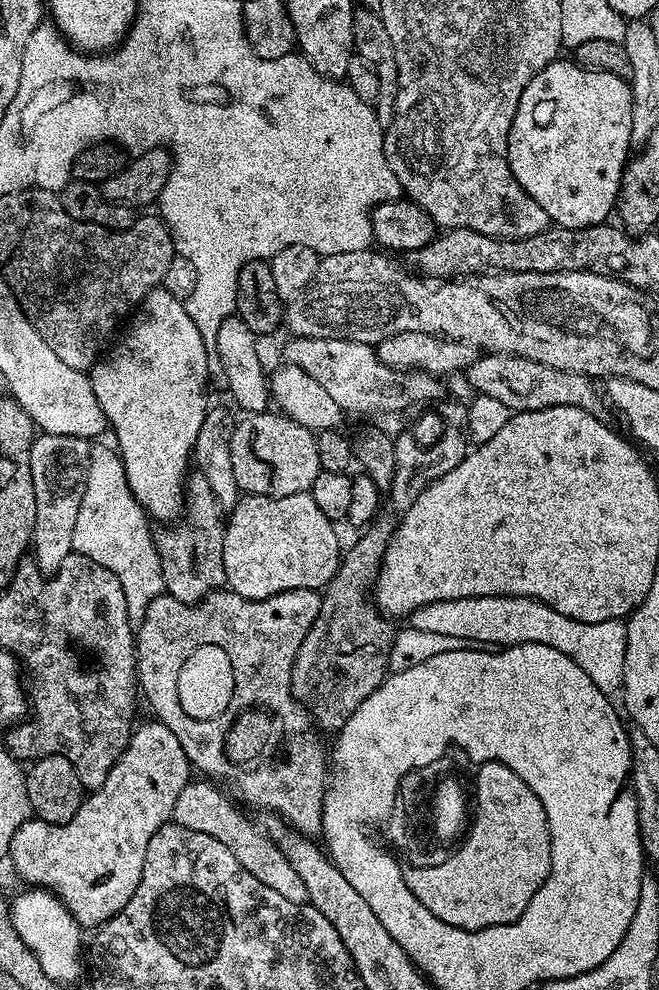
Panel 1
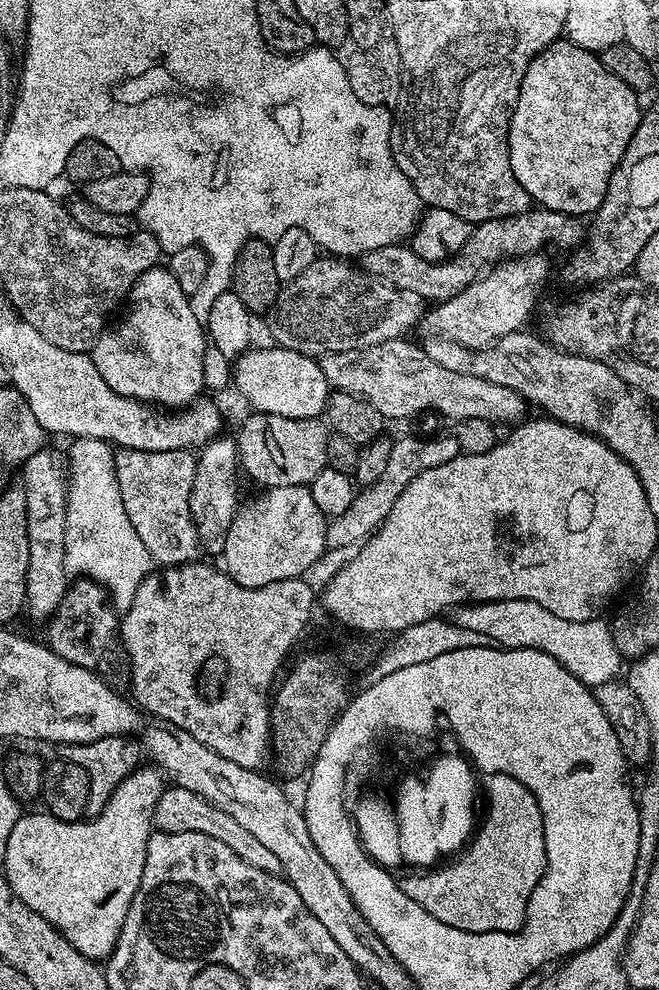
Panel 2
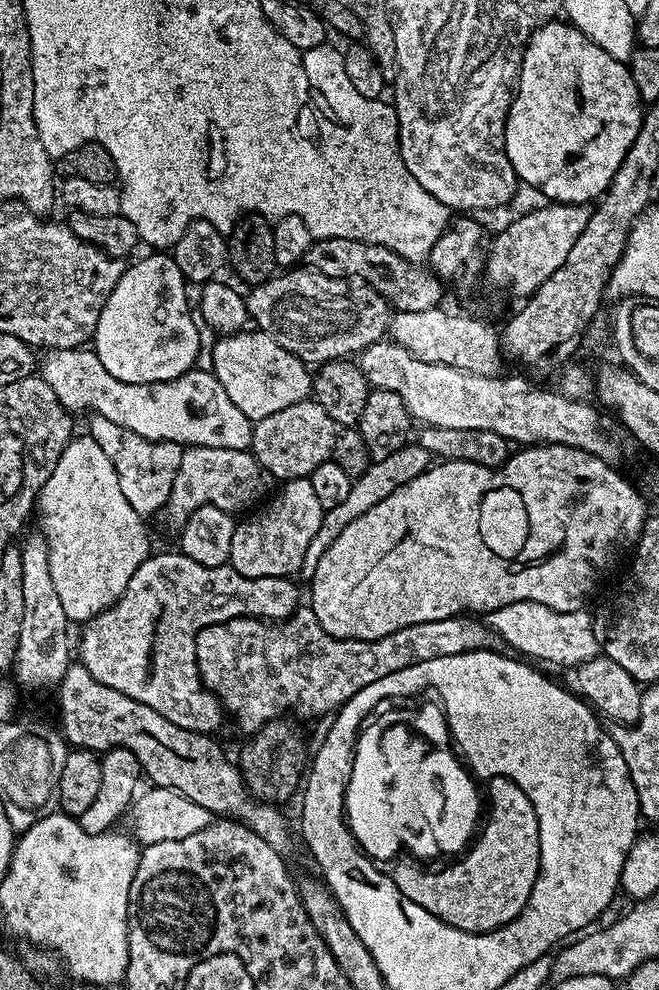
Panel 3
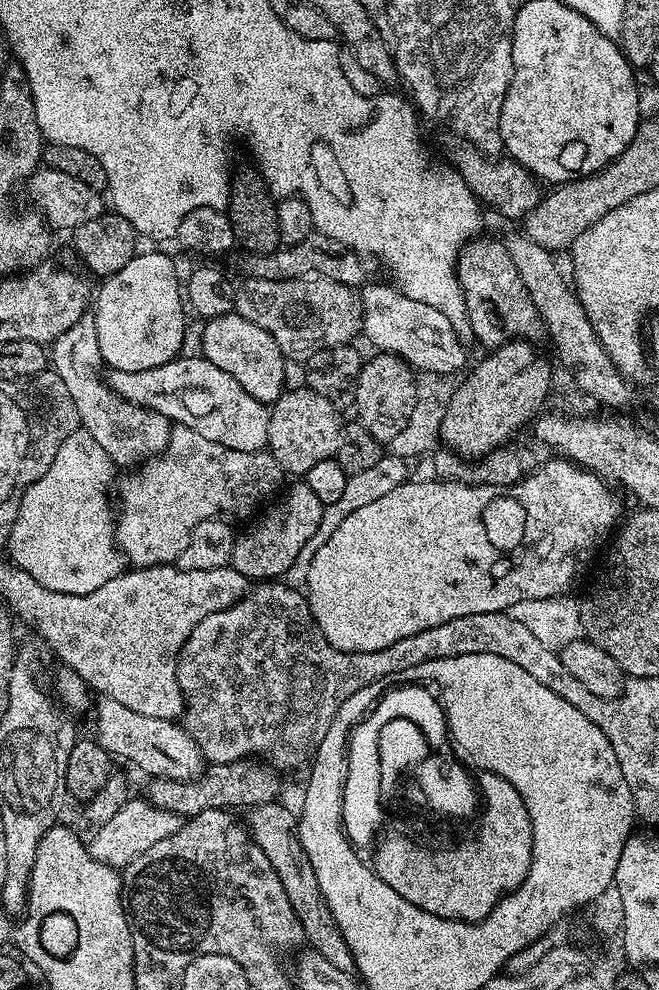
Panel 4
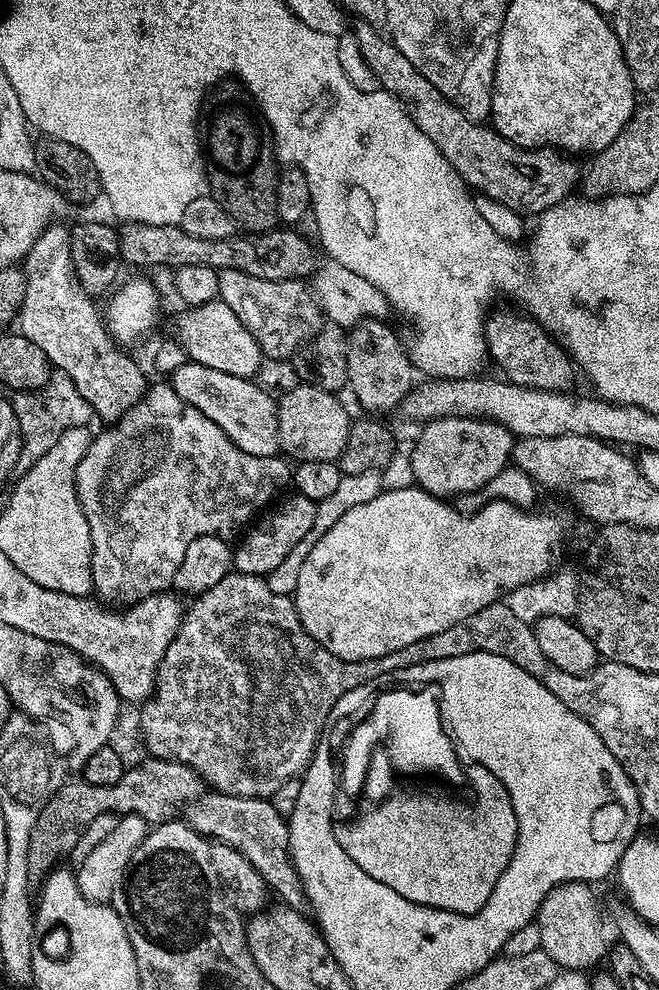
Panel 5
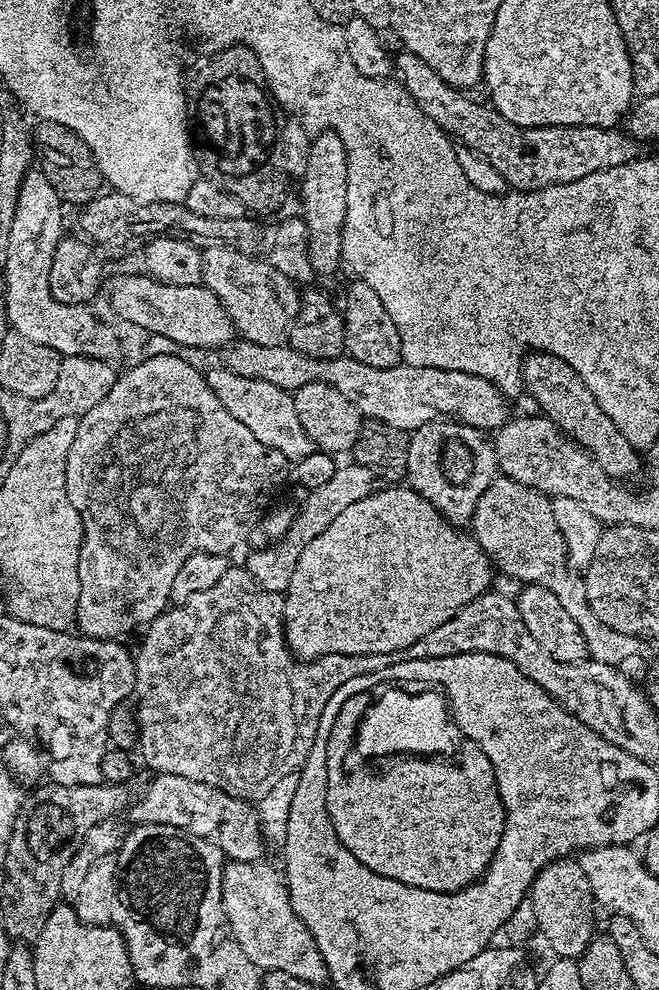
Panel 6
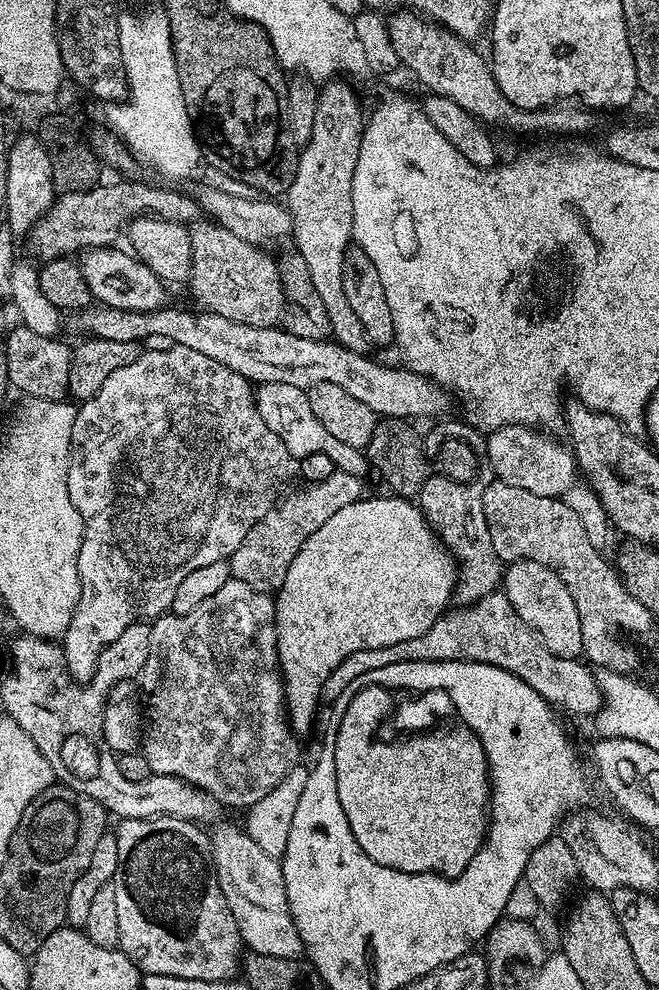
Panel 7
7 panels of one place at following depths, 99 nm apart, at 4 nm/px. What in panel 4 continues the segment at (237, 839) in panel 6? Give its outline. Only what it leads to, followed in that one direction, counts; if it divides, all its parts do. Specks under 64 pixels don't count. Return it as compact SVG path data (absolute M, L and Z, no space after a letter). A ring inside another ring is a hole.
M273 802L258 805L257 808L251 809L247 816L246 827L252 833L252 839L260 847L262 854L270 858L274 874L278 874L278 882L282 882L282 890L286 890L286 898L290 898L290 906L294 906L298 922L302 922L304 939L310 945L311 951L322 954L322 958L338 966L338 970L355 973L354 954L350 954L350 946L346 946L346 938L342 938L342 930L338 930L338 922L334 922L334 914L330 914L326 898L322 898L322 886L318 886L318 874L314 874L310 858L306 858L306 850L300 841L297 813L283 802Z

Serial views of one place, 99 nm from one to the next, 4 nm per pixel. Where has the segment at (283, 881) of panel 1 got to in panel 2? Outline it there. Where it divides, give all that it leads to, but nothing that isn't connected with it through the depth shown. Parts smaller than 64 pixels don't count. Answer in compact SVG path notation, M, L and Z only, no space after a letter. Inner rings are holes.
M175 786L165 787L162 798L158 800L154 824L159 831L170 834L186 834L187 832L210 834L210 838L218 838L218 842L230 846L230 850L234 850L234 854L238 854L244 862L250 862L258 870L280 872L278 858L271 850L262 846L262 842L258 842L258 838L254 838L254 834L248 833L235 818L230 818L230 814L226 814L226 810L218 810L218 806L206 802L206 798L194 794L194 790Z

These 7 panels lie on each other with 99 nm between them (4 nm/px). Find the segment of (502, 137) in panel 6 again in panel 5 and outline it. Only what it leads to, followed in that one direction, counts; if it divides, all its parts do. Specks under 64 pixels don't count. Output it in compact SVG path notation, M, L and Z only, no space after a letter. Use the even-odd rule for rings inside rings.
M357 23L356 41L366 58L366 64L378 74L381 89L395 96L411 114L420 135L428 139L436 149L442 150L450 162L453 173L459 176L469 189L500 202L502 206L521 214L539 214L547 208L561 204L577 191L582 180L582 168L571 155L555 148L519 148L496 133L495 128L479 120L471 120L464 111L442 95L438 86L430 82L398 50L398 46L377 25Z

